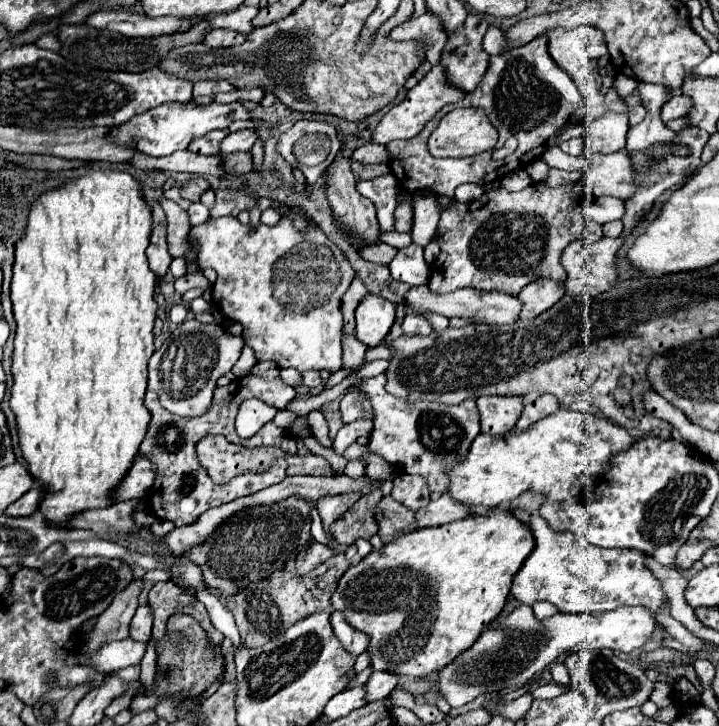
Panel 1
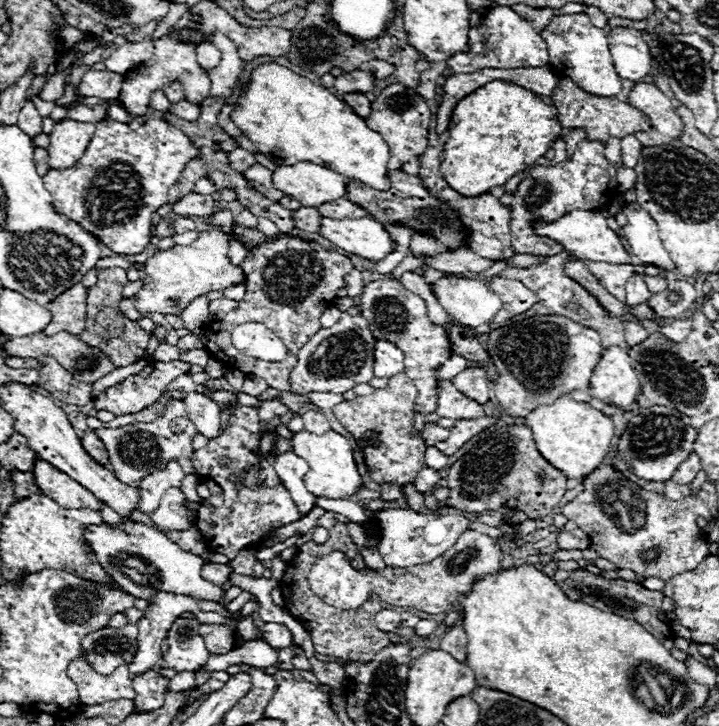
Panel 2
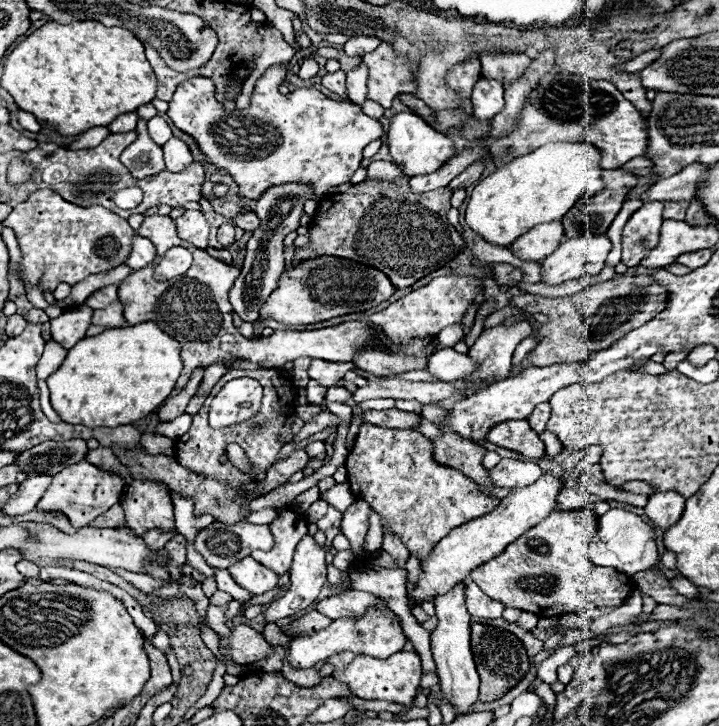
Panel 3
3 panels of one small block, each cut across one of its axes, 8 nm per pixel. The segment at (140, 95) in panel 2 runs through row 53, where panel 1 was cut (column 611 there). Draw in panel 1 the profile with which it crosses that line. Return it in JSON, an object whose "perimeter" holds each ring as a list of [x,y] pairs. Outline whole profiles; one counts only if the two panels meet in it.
{"perimeter":[[[626,148],[608,156],[590,156],[586,178],[596,196],[616,196],[626,200],[634,194],[634,170]]]}

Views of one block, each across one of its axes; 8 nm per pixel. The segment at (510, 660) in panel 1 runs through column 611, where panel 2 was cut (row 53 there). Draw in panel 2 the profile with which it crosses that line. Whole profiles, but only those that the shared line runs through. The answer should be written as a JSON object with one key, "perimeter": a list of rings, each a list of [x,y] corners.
{"perimeter":[[[612,28],[608,32],[610,54],[620,78],[640,82],[652,68],[652,56],[642,34],[634,28]]]}

